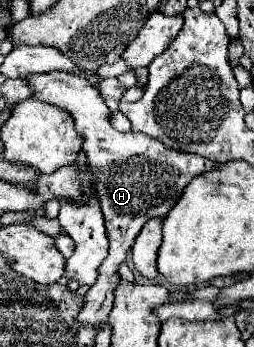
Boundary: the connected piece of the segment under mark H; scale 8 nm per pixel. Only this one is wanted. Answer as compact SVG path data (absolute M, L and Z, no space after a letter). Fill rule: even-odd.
M51 71L51 73L25 77L25 81L33 85L35 99L67 109L73 115L75 129L85 137L83 151L87 153L91 165L97 167L95 179L97 179L99 203L105 217L105 229L109 237L109 255L99 267L97 283L85 295L83 307L77 315L77 323L101 329L107 323L107 315L113 305L113 289L117 287L119 281L117 269L125 261L125 255L135 243L135 237L139 235L141 227L153 217L167 215L193 177L207 173L211 169L219 169L221 163L183 151L177 153L175 149L163 147L161 141L145 133L115 131L109 121L111 111L101 99L99 89L89 85L85 77L77 77L73 73L63 73L63 71Z

